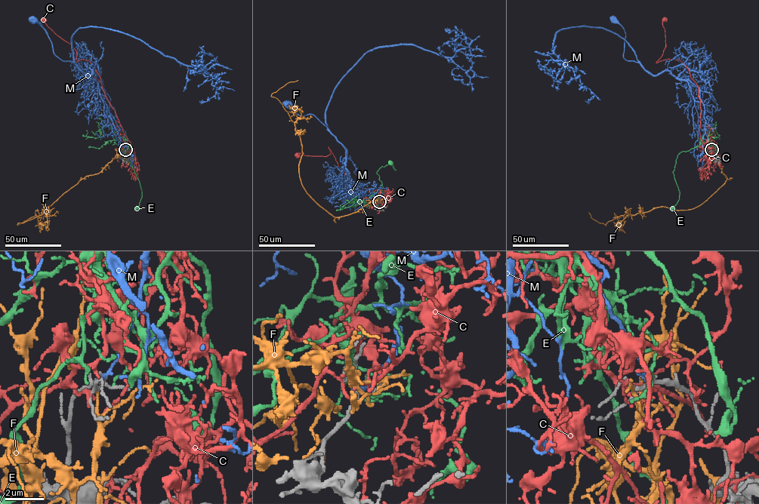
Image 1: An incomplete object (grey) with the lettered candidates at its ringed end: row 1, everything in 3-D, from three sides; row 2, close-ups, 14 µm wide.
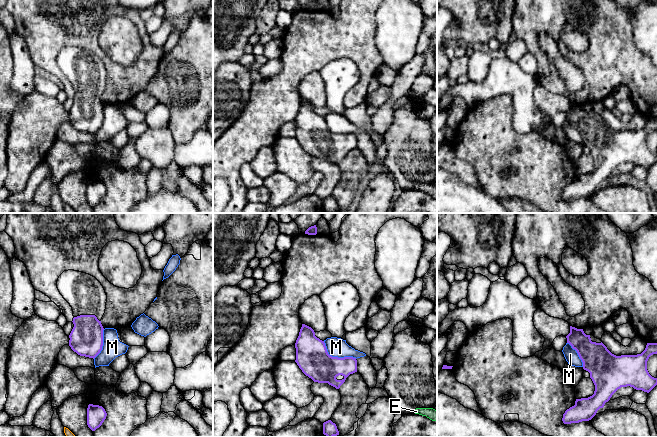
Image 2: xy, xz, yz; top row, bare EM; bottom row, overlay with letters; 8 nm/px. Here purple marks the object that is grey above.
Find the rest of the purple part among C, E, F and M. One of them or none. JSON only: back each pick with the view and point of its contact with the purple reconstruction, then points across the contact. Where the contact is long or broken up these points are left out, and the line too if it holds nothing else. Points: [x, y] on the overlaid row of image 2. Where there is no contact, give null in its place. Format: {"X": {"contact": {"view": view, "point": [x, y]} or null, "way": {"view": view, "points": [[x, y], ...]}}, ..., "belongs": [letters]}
{"belongs": []}

